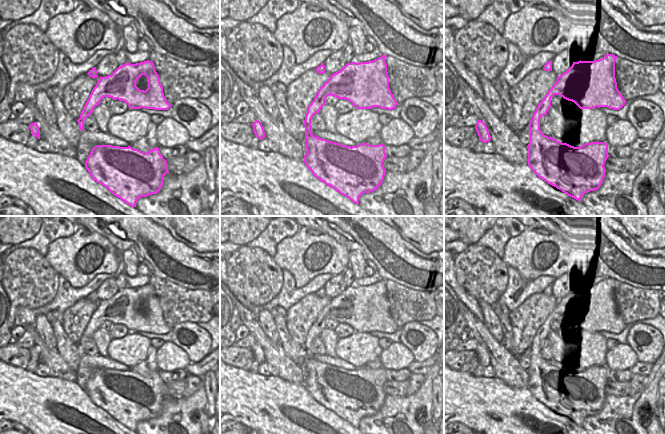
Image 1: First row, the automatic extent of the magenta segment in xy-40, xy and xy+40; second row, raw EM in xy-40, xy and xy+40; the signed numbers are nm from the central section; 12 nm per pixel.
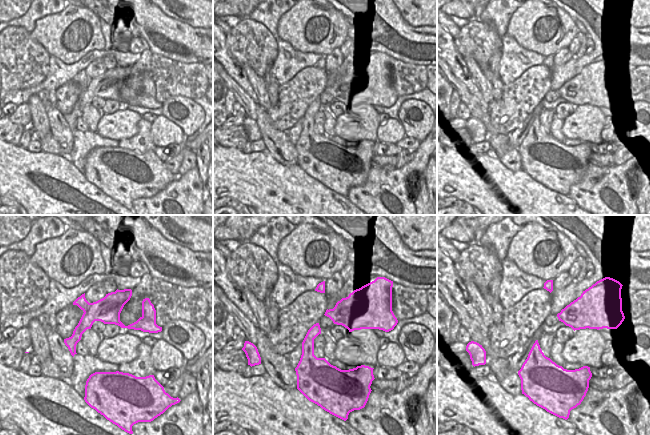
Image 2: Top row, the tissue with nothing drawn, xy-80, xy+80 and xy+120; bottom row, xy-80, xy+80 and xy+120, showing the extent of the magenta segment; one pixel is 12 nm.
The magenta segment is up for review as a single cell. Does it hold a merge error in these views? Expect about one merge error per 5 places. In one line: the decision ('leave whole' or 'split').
split

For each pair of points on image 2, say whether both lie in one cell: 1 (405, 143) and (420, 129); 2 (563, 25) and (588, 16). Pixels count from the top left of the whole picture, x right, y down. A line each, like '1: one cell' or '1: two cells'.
1: two cells
2: two cells

